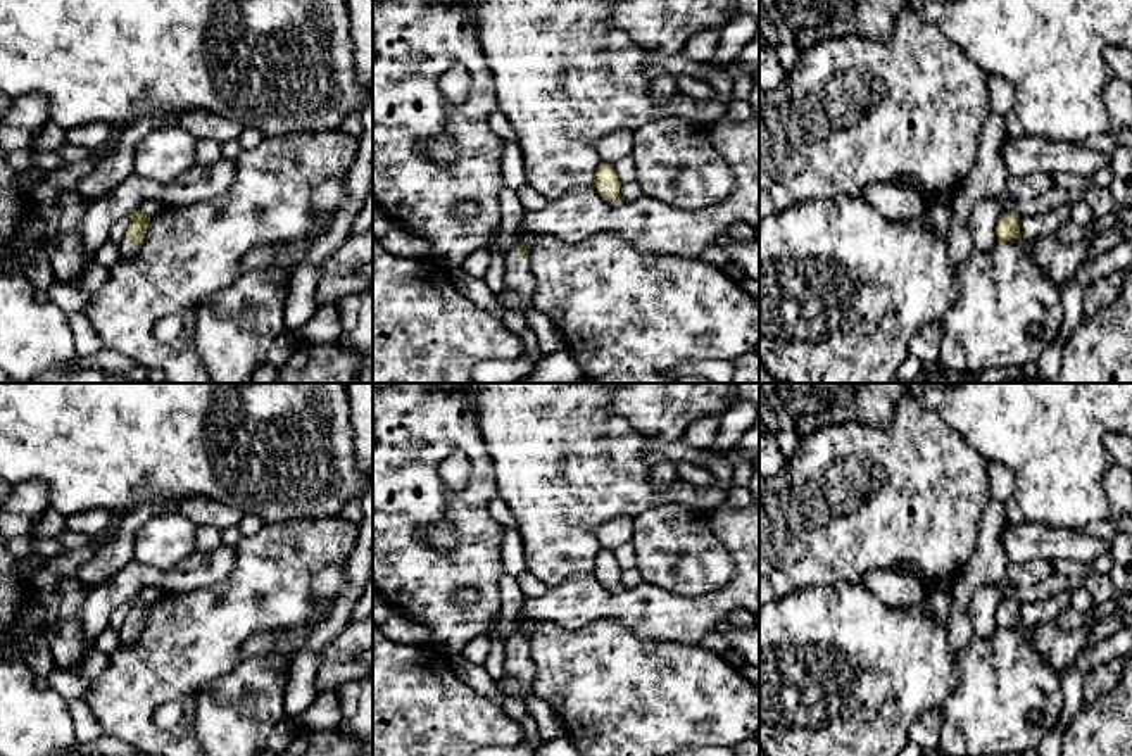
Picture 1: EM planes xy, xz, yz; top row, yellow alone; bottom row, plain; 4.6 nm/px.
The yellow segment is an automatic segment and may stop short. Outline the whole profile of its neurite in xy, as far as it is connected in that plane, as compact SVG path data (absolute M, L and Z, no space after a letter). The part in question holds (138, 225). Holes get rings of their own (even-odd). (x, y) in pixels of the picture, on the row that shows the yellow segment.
M142 211L133 212L129 217L131 217L129 228L121 243L117 245L121 259L131 257L138 252L150 224L150 217L147 217Z

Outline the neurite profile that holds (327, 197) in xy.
M345 176L331 178L314 190L312 211L316 212L321 226L330 226L333 223L340 202L345 198L345 195Z

